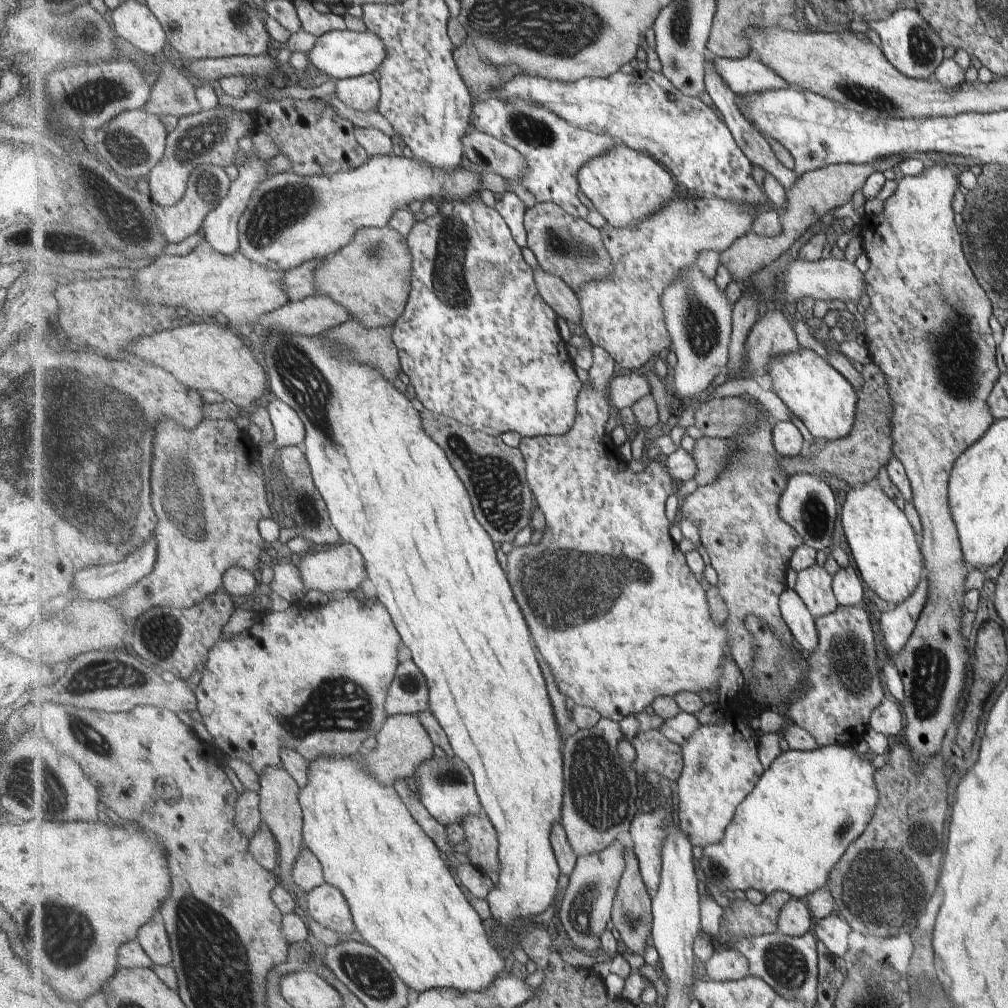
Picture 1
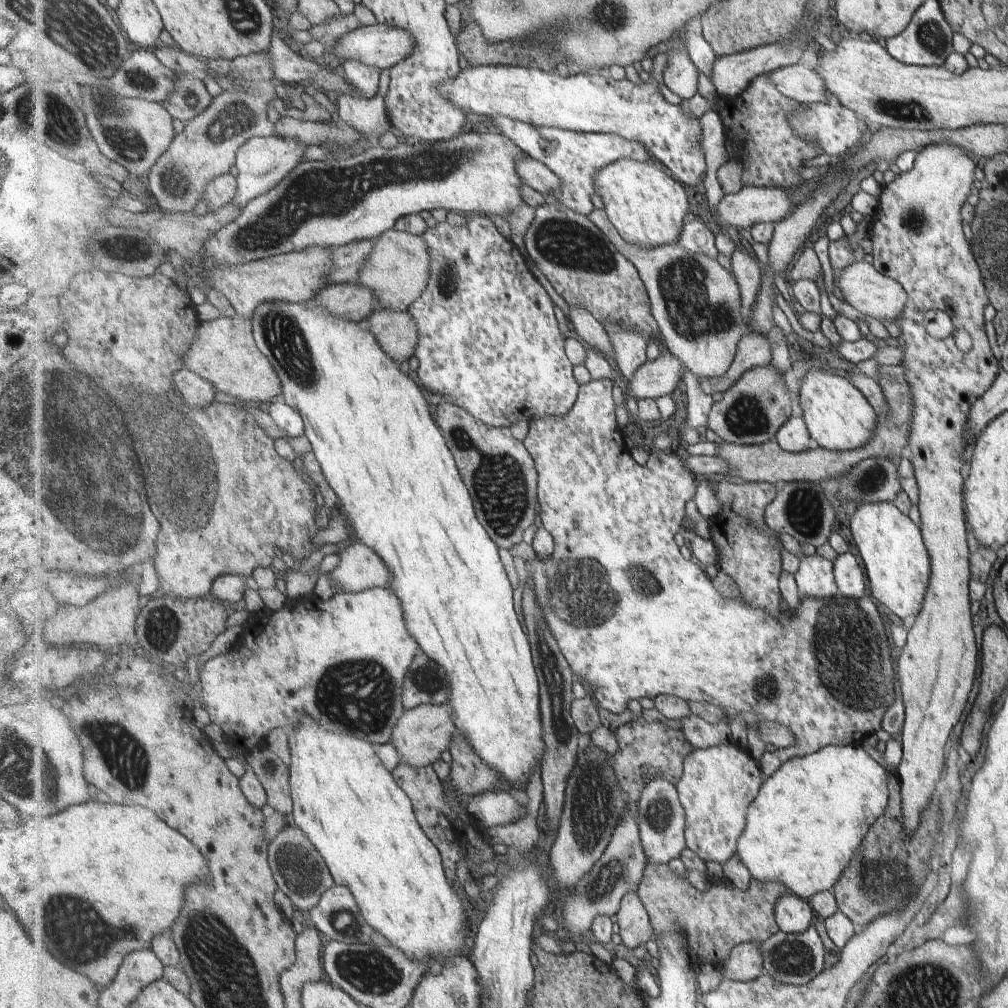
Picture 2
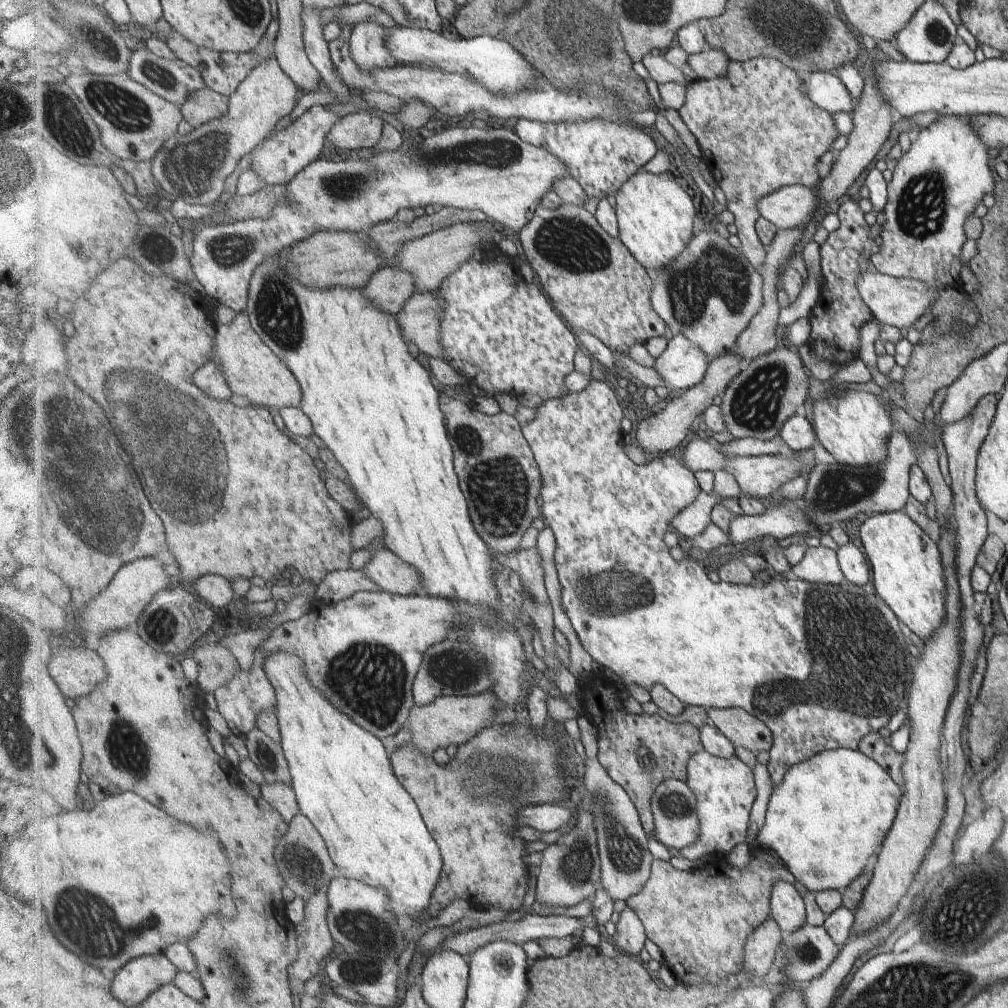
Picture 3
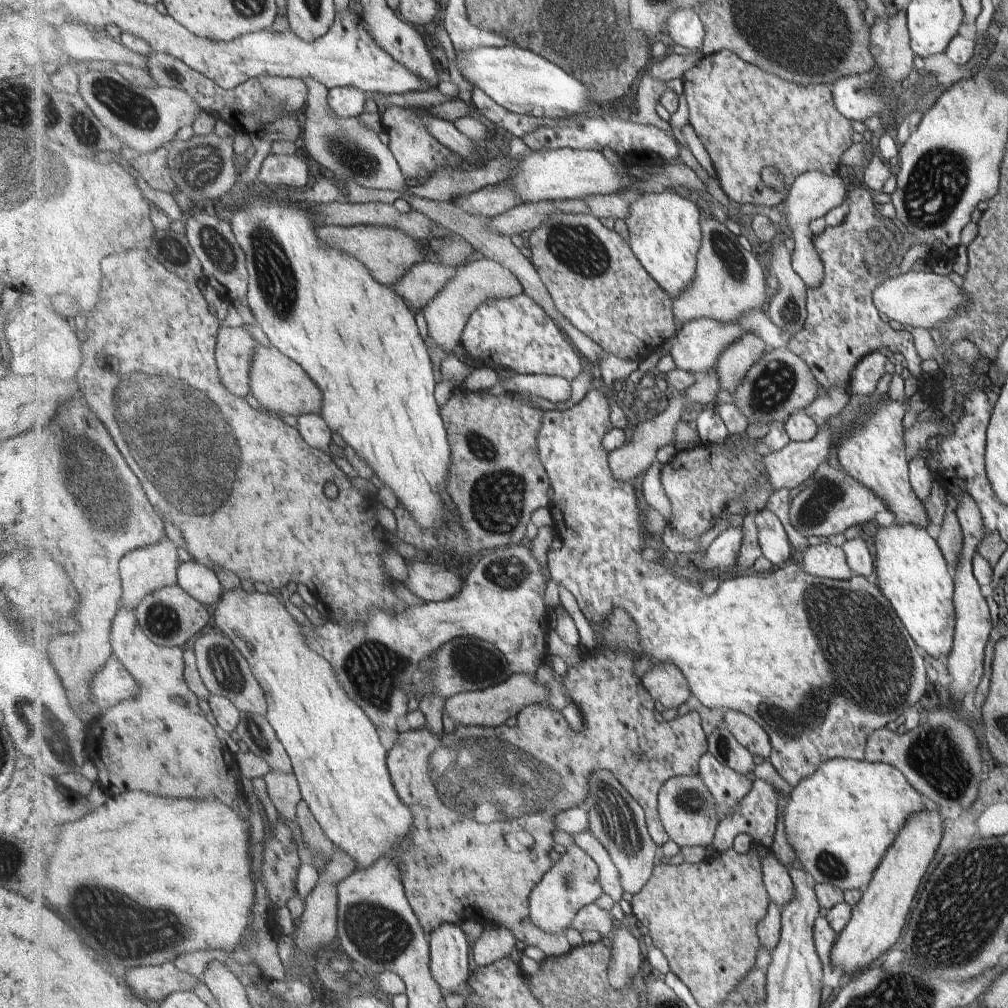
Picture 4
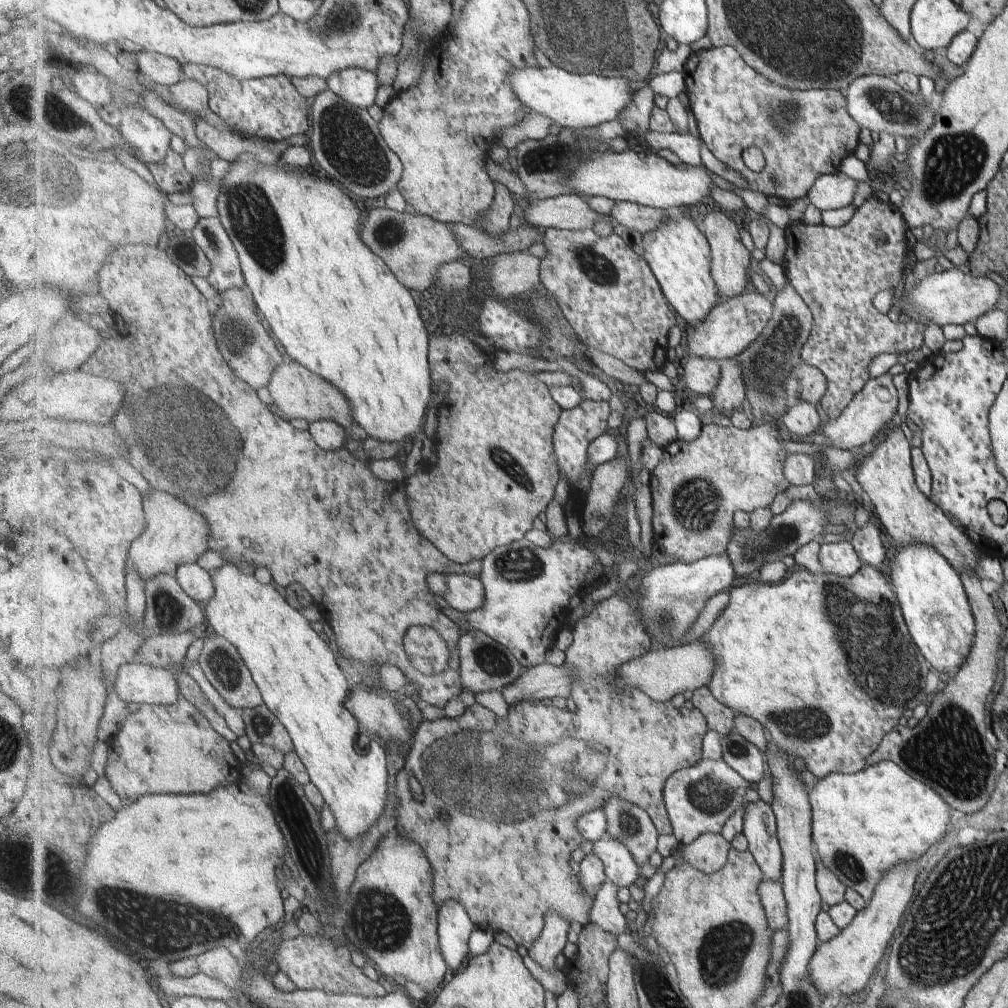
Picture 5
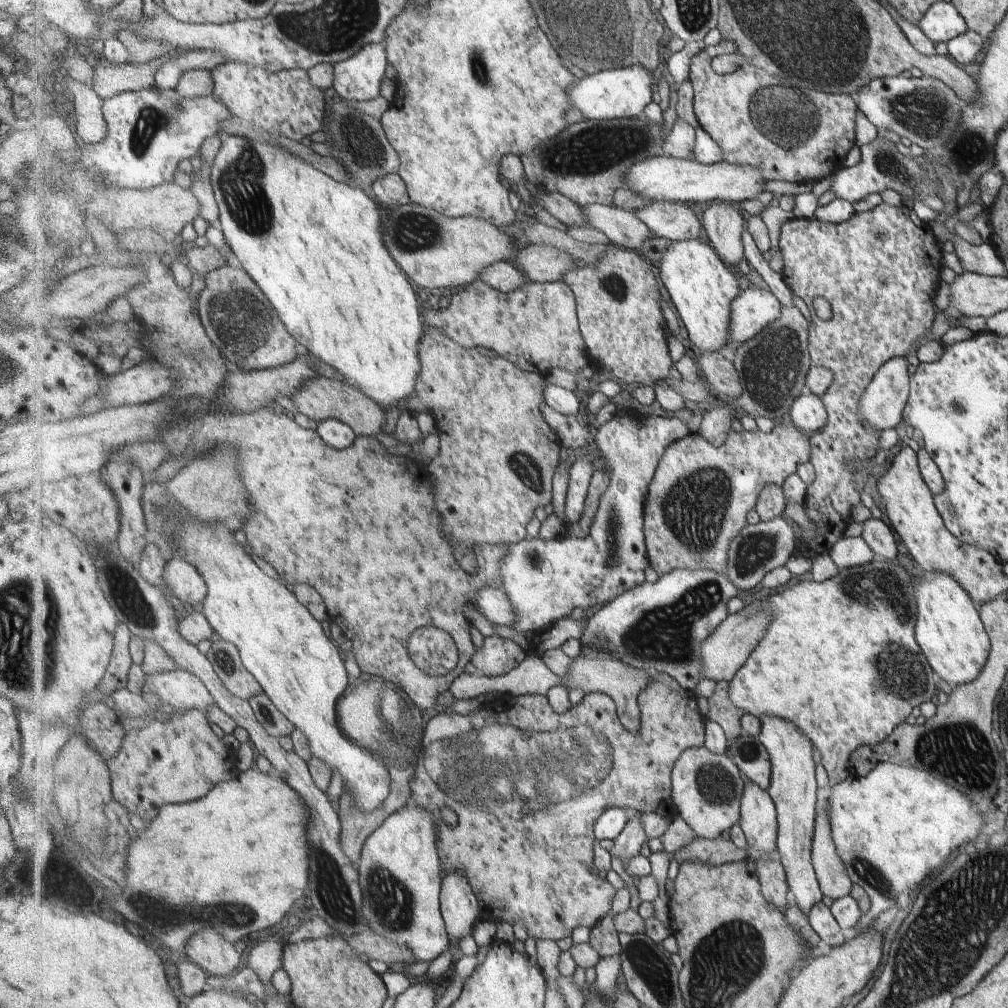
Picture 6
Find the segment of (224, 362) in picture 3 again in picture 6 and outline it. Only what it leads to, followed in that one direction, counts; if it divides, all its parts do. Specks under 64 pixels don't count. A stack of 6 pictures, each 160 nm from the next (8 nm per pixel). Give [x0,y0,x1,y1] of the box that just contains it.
[291,377,387,437]

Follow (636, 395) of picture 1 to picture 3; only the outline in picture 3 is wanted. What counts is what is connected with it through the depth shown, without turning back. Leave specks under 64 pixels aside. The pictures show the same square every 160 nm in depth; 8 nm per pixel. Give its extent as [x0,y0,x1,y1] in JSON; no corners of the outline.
[655,334,710,390]

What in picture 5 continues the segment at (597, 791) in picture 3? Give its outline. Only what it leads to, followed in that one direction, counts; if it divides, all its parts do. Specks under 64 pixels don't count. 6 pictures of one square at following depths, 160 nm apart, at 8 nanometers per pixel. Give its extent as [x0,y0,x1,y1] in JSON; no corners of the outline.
[603,796,660,866]

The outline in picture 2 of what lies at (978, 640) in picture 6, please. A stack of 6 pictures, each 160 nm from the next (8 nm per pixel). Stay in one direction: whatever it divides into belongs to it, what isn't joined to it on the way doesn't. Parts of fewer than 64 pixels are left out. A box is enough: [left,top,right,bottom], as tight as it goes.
[850,502,930,623]

